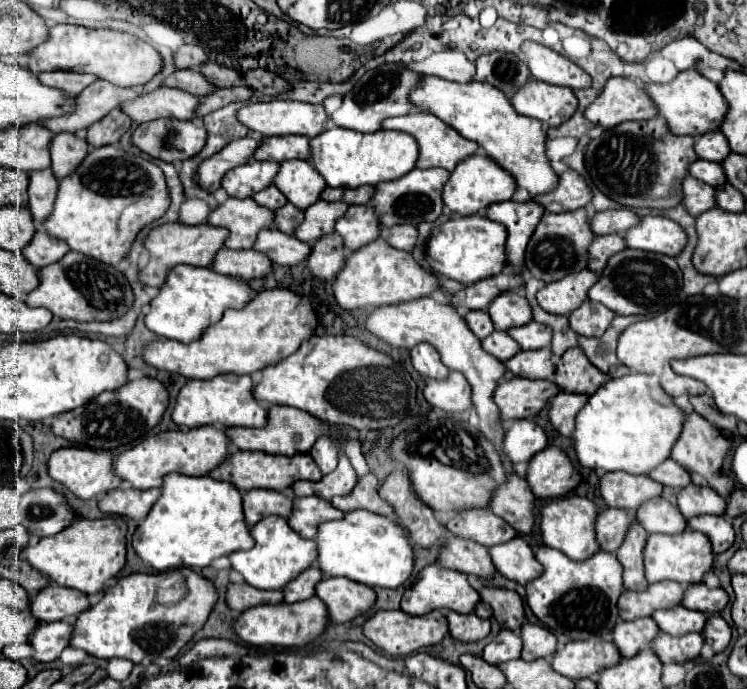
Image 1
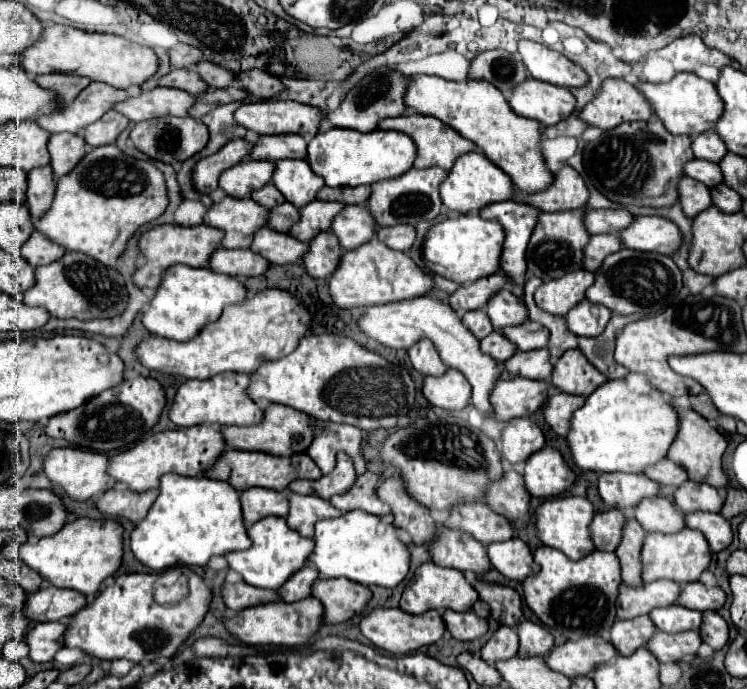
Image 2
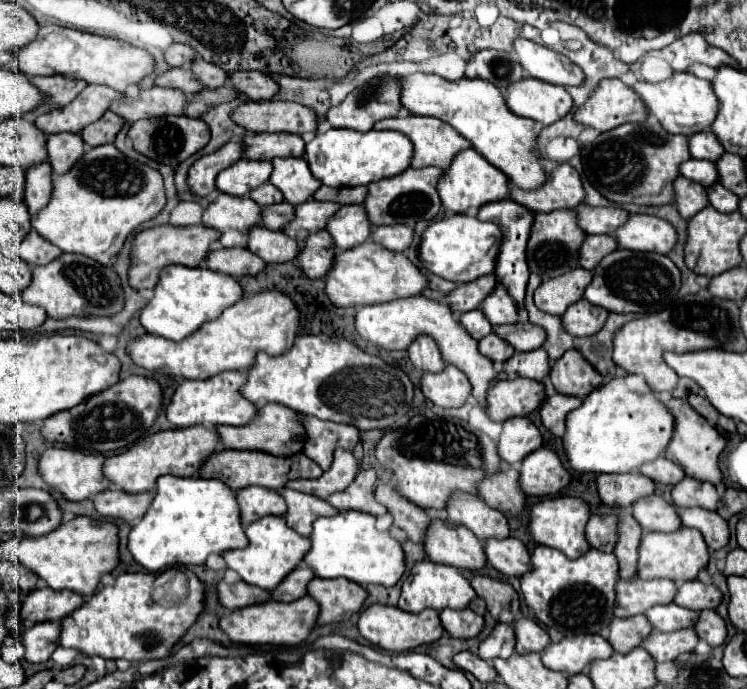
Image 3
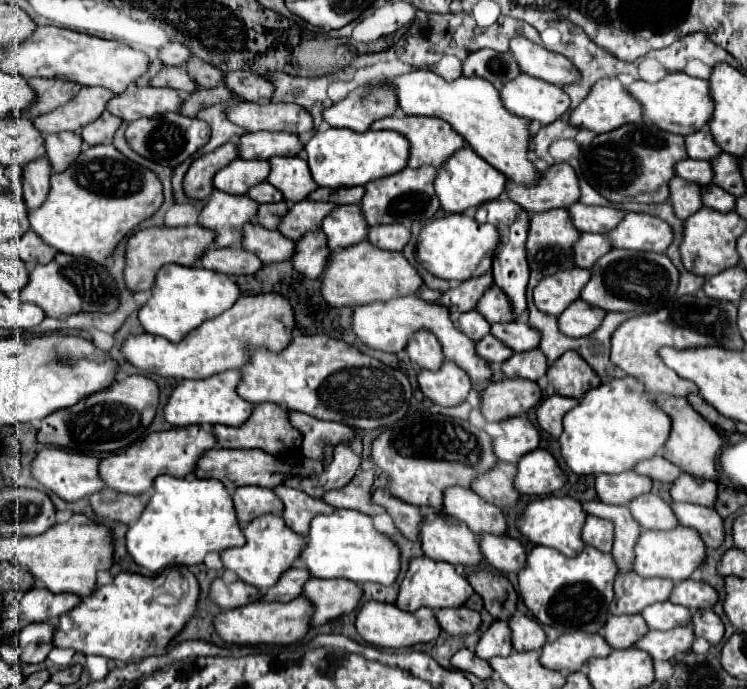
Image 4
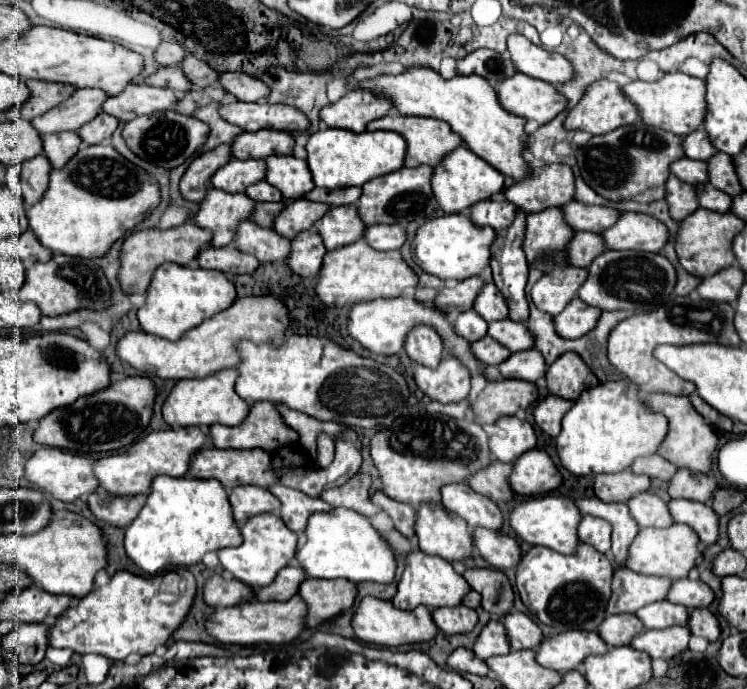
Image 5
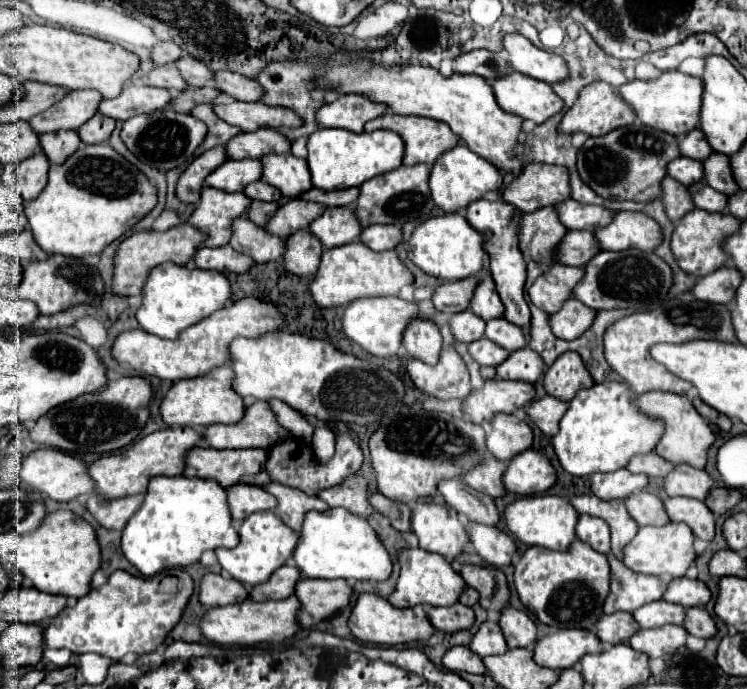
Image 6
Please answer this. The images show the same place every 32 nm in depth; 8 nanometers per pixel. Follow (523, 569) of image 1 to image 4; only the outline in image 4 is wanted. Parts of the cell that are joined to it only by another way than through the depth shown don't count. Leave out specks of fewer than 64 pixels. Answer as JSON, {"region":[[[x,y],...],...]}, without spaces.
{"region":[[[478,536],[484,558],[498,572],[520,572],[526,564],[526,550],[520,540],[510,536]]]}

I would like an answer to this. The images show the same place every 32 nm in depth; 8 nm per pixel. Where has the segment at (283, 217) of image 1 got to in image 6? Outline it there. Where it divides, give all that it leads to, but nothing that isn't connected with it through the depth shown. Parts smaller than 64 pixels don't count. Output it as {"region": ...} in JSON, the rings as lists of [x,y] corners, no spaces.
{"region":[[[254,200],[248,210],[248,220],[252,220],[258,226],[264,226],[272,218],[272,214],[276,214],[276,210],[278,210],[276,202],[260,202],[260,200],[256,202]]]}

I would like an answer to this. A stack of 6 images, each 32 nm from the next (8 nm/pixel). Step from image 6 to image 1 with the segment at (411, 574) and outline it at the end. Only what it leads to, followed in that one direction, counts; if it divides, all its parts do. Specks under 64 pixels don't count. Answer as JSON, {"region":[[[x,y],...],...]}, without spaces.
{"region":[[[430,564],[418,574],[418,580],[404,592],[402,610],[412,614],[412,616],[422,616],[422,614],[428,614],[432,610],[454,610],[460,614],[470,614],[470,612],[474,612],[478,602],[480,602],[480,596],[470,586],[466,574],[460,574],[460,572],[448,570],[448,568],[438,568],[436,564]]]}

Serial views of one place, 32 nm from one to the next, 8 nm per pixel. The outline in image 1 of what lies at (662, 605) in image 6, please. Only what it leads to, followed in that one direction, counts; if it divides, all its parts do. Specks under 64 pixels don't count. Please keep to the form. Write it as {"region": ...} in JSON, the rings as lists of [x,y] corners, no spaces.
{"region":[[[676,606],[672,610],[658,610],[652,616],[662,632],[668,632],[672,636],[684,636],[690,632],[702,632],[708,616],[704,612],[688,610],[684,606]]]}

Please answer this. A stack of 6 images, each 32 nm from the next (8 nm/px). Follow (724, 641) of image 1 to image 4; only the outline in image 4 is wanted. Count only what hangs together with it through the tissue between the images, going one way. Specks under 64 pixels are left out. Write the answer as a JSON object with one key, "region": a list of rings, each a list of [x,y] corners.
{"region":[[[698,610],[692,624],[696,626],[696,636],[706,638],[710,644],[720,644],[724,638],[724,624],[712,610]]]}

